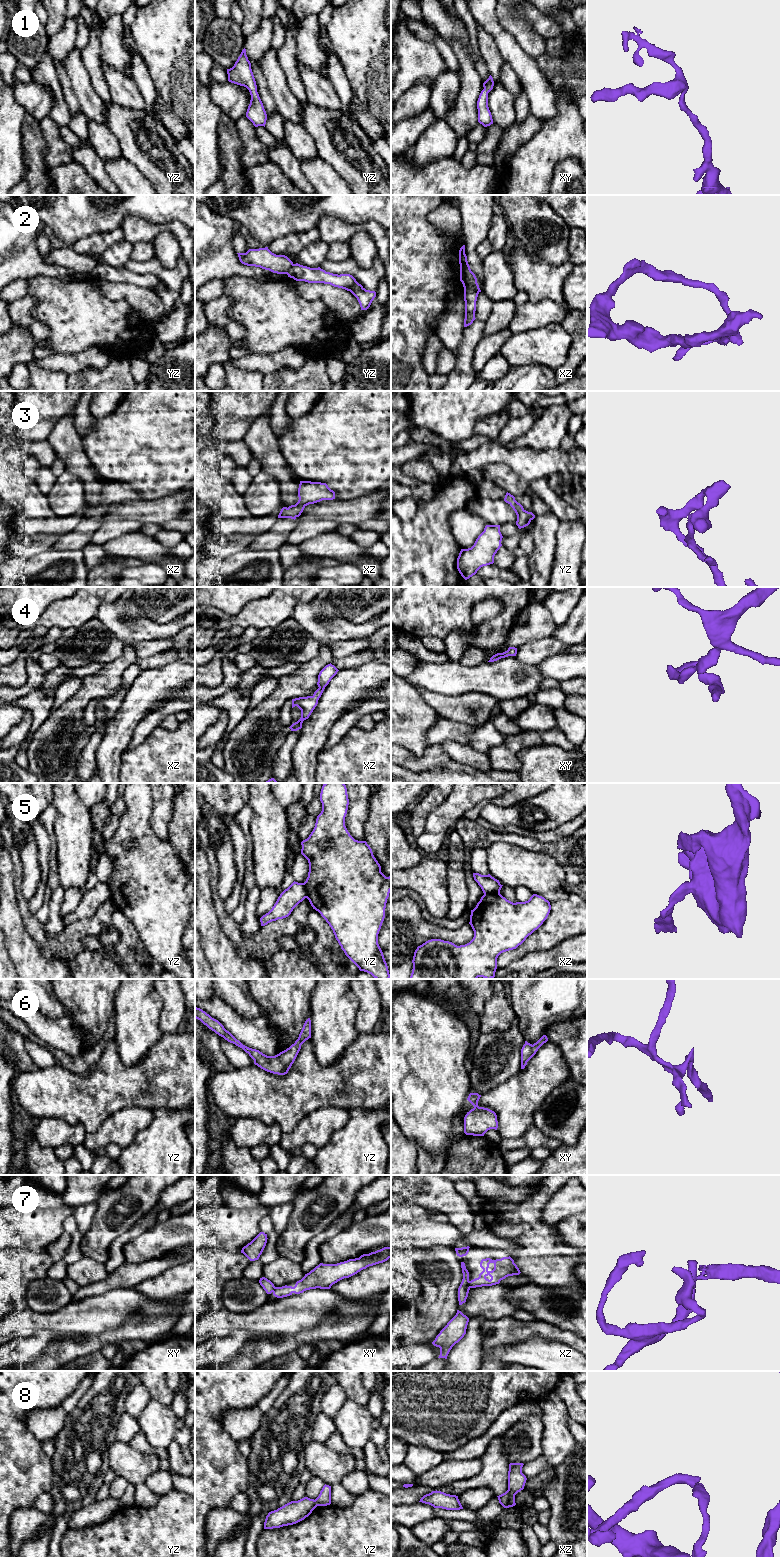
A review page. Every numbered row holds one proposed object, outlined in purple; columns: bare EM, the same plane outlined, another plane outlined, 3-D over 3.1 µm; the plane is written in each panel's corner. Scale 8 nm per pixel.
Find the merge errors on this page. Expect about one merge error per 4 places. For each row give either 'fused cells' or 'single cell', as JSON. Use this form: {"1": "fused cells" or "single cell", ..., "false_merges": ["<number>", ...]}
{"1": "single cell", "2": "fused cells", "3": "single cell", "4": "single cell", "5": "fused cells", "6": "single cell", "7": "fused cells", "8": "fused cells", "false_merges": ["2", "5", "7", "8"]}

